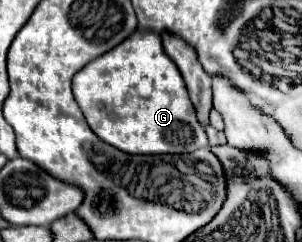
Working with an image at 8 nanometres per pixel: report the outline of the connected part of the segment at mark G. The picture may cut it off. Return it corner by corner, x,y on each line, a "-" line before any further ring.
134,30
122,44
108,50
100,58
86,64
72,80
72,92
86,116
92,132
128,154
188,154
198,148
208,148
208,136
198,122
196,108
190,102
188,88
176,64
166,56
160,34

